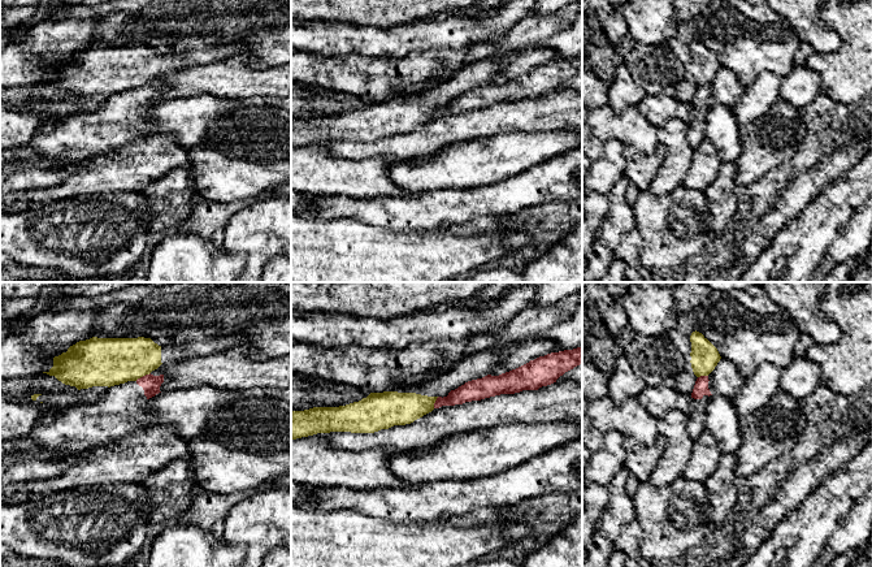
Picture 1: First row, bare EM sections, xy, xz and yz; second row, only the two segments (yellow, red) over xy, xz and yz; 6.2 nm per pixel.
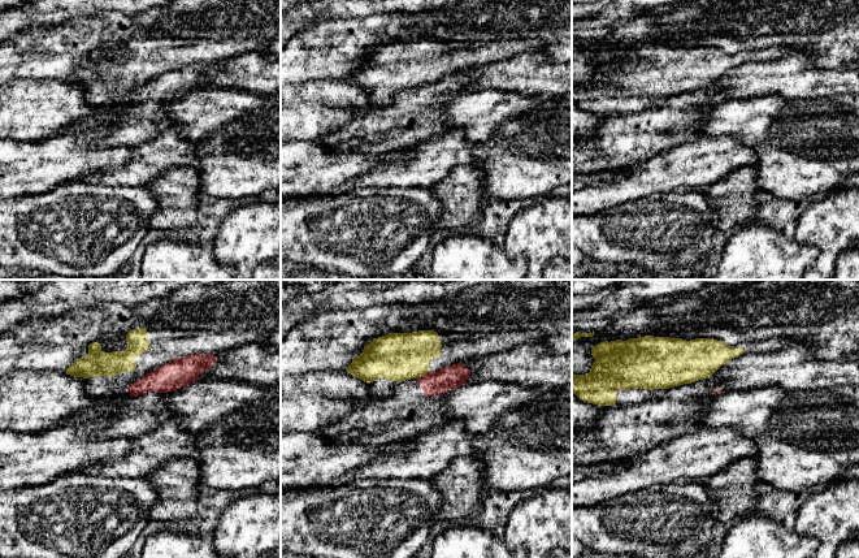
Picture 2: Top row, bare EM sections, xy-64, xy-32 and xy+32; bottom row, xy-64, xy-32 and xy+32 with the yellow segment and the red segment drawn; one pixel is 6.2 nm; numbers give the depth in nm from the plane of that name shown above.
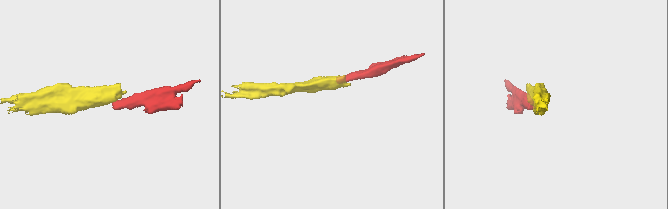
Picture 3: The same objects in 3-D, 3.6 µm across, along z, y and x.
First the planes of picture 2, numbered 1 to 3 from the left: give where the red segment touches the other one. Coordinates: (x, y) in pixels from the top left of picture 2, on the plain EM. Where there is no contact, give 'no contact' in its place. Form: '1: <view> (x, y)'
1: no contact
2: xy-32 (423, 83)
3: no contact

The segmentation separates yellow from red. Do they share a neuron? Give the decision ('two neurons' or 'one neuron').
two neurons

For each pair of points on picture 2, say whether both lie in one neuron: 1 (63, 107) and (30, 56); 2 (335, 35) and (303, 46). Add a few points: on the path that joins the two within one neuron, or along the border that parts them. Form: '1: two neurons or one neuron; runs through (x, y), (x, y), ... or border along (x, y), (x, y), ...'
1: two neurons; border along (14, 79), (56, 78), (64, 81)
2: one neuron; runs through (328, 43), (325, 46), (311, 46)

